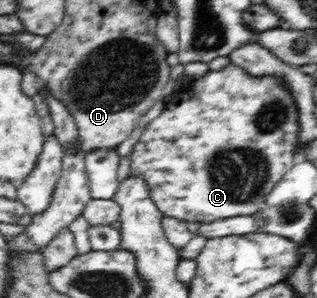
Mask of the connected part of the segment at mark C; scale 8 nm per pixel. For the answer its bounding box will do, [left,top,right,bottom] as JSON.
[130,63,298,223]

